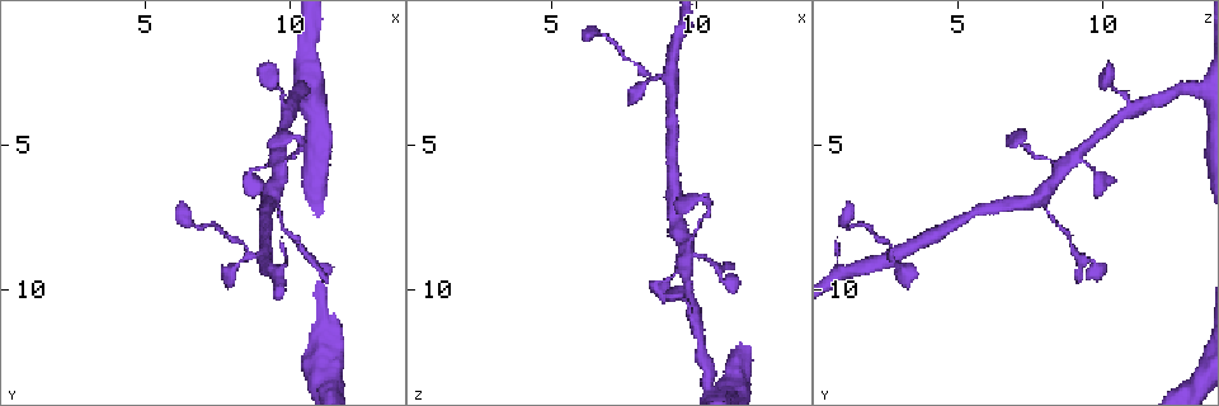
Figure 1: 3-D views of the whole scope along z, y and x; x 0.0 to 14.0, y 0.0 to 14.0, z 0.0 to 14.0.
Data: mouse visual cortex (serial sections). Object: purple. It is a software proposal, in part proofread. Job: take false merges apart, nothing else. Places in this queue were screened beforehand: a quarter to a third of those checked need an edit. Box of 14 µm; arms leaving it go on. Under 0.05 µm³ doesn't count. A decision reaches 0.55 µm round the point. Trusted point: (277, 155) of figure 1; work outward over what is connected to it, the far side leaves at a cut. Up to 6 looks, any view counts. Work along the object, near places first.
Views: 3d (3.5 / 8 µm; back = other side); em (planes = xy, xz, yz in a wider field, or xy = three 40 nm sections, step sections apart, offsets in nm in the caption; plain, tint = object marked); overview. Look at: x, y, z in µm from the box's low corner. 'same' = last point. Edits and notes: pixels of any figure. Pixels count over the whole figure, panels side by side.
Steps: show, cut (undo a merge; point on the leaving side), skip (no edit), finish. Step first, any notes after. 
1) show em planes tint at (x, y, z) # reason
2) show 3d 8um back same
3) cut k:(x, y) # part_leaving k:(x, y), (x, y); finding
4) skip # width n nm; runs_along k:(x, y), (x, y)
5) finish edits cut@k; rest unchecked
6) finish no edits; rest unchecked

show 3d 3.5um at (9.8, 7.6, 8.5) # a narrow waist

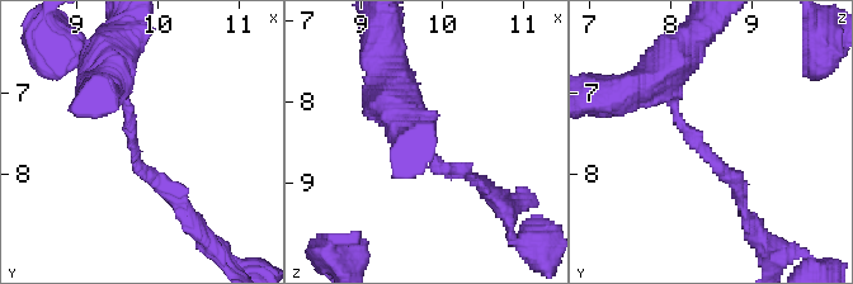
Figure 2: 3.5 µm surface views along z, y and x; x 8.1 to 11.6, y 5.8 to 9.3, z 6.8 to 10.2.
show em xy step 2 plain at (9.70, 7.75, 8.40) # arm_widths 200, 200 nm; now the EM

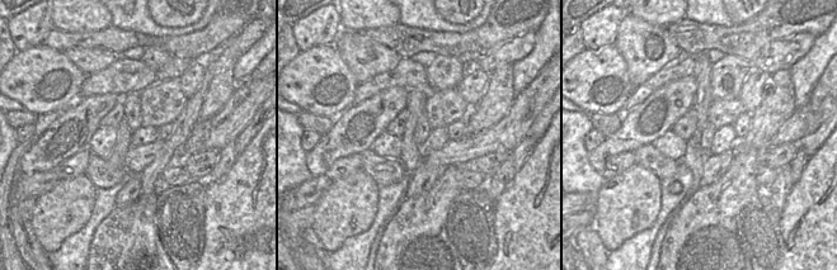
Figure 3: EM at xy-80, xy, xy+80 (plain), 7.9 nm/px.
show em xy step 2 tint same # with the object marked

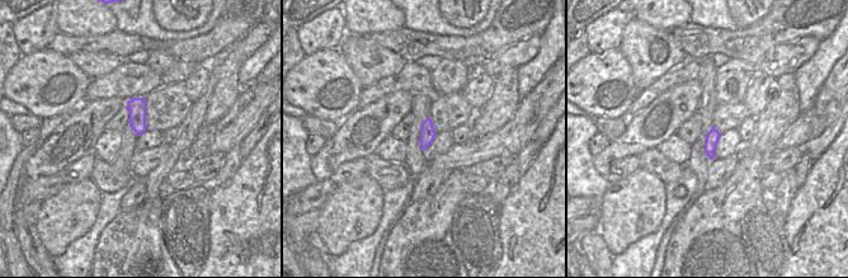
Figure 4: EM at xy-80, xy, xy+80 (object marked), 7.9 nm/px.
skip # width 120 nm; runs_along 2:(659, 72), (678, 119), (740, 185), (740, 200); all the same cell

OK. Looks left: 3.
show 3d 3.5um at (10.0, 5.5, 8.1) # calibre changes

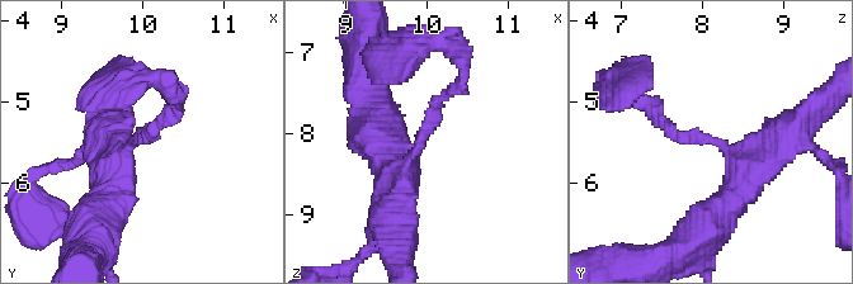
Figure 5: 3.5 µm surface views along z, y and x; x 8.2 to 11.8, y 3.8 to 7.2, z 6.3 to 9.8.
show em xy step 5 tint at (9.95, 5.45, 8.15) # arm_widths 150, 450 nm

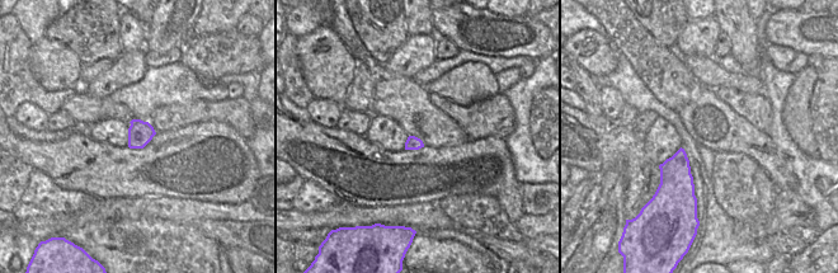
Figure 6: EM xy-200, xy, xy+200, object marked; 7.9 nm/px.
show em planes tint same

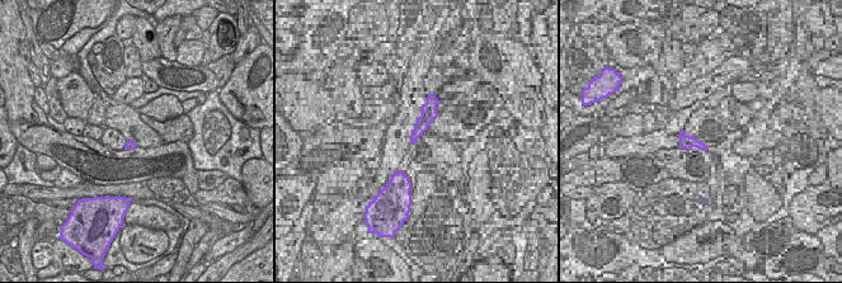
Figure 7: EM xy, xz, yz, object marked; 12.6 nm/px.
skip # runs_along 5:(395, 207), (434, 103), (458, 86); all the same cell

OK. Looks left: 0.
finish no edits; rest unchecked

